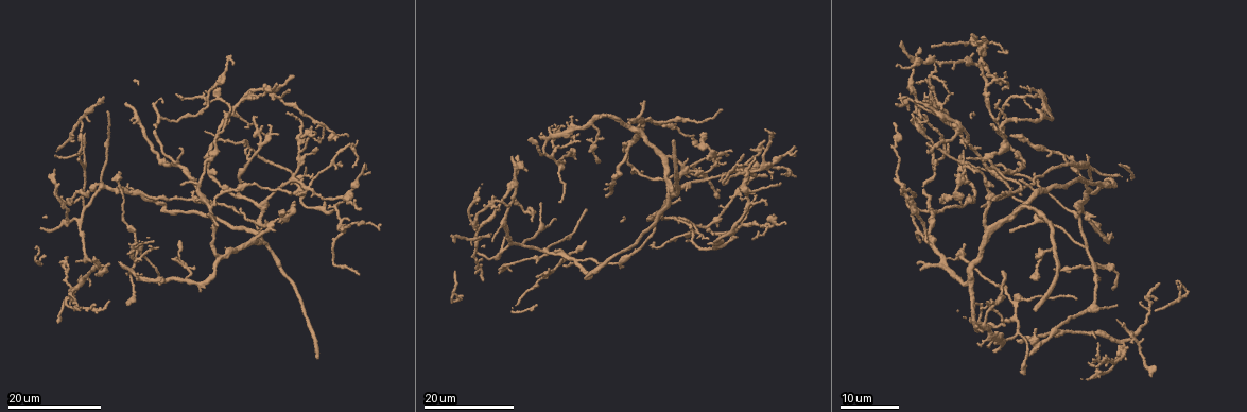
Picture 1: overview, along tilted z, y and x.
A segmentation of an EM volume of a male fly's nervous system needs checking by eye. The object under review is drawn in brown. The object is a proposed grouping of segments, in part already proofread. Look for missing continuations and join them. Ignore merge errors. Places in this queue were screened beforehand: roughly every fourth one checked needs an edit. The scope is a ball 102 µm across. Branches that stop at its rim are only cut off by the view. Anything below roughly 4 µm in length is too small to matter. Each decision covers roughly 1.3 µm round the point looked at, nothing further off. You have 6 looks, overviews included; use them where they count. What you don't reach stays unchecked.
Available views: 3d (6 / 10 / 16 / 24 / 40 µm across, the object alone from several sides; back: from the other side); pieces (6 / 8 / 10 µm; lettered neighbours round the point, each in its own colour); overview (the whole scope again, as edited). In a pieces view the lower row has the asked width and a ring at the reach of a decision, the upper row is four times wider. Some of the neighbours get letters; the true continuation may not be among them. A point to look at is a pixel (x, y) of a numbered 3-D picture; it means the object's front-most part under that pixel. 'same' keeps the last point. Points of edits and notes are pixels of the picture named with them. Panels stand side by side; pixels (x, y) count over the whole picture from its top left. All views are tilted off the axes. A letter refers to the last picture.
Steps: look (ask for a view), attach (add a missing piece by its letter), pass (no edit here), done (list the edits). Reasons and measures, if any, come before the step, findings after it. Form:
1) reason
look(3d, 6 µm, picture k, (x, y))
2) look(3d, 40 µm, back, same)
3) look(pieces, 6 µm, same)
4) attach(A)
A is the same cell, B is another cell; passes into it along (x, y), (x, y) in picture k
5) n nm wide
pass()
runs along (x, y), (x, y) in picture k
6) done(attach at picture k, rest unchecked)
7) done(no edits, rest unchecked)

an open end
look(3d, 16 µm, picture 1, (768, 203))

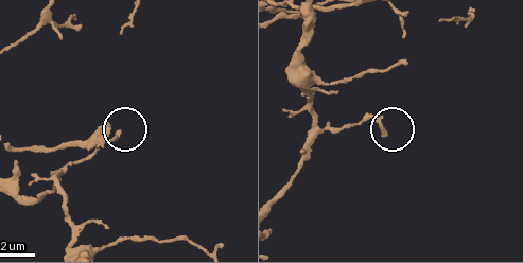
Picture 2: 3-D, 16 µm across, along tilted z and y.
look(pieces, 8 µm, picture 2, (116, 131))

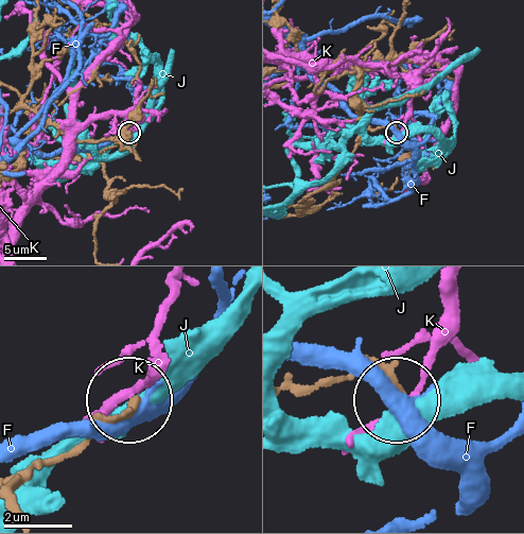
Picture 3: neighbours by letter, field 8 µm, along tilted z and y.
pass()
F, J and K are other cells; none of them fits

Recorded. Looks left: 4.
tapers out
look(3d, 16 µm, picture 1, (330, 205))

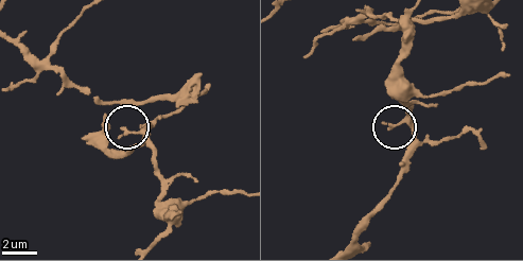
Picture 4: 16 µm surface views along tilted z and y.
look(pieces, 6 µm, picture 4, (122, 128))

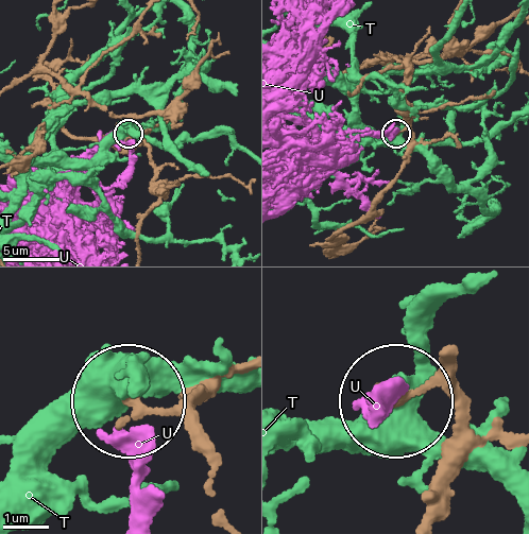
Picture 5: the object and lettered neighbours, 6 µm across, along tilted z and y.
pass()
T and U are other cells; no lettered piece goes on from it

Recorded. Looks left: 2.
tapers out
look(3d, 16 µm, picture 1, (1019, 179))

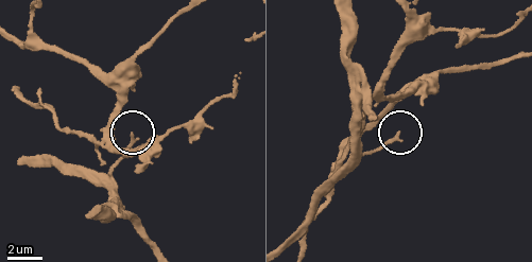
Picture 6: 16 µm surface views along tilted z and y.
look(pieces, 6 µm, picture 6, (130, 134))

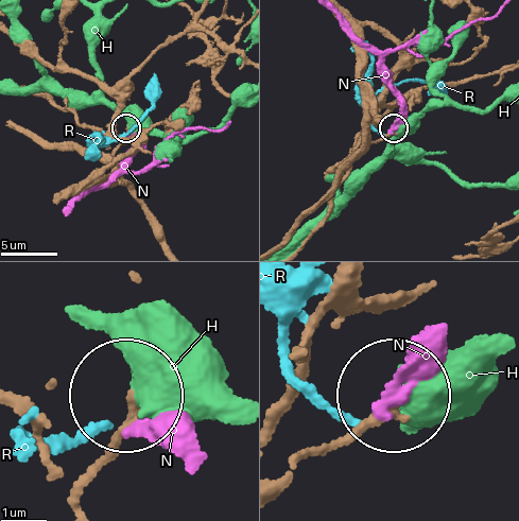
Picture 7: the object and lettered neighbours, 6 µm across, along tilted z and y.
pass()
H, N and R are other cells; runs along (81, 511), (125, 399) in picture 7; none of them fits

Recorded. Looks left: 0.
done(no edits, rest unchecked)

